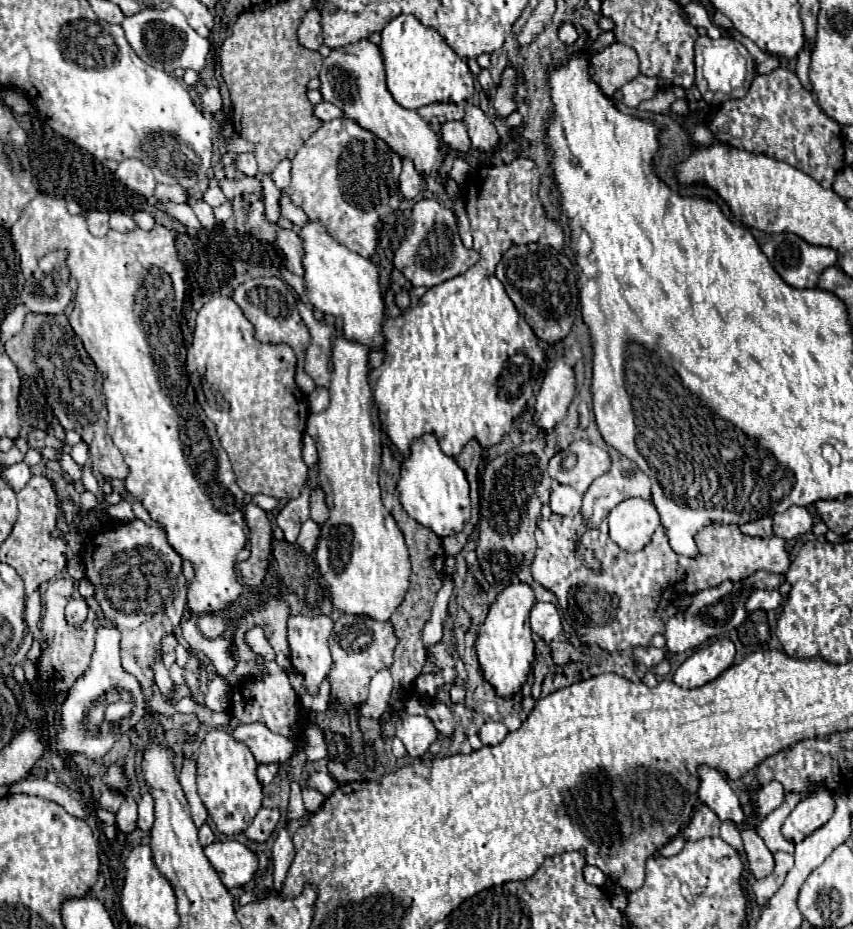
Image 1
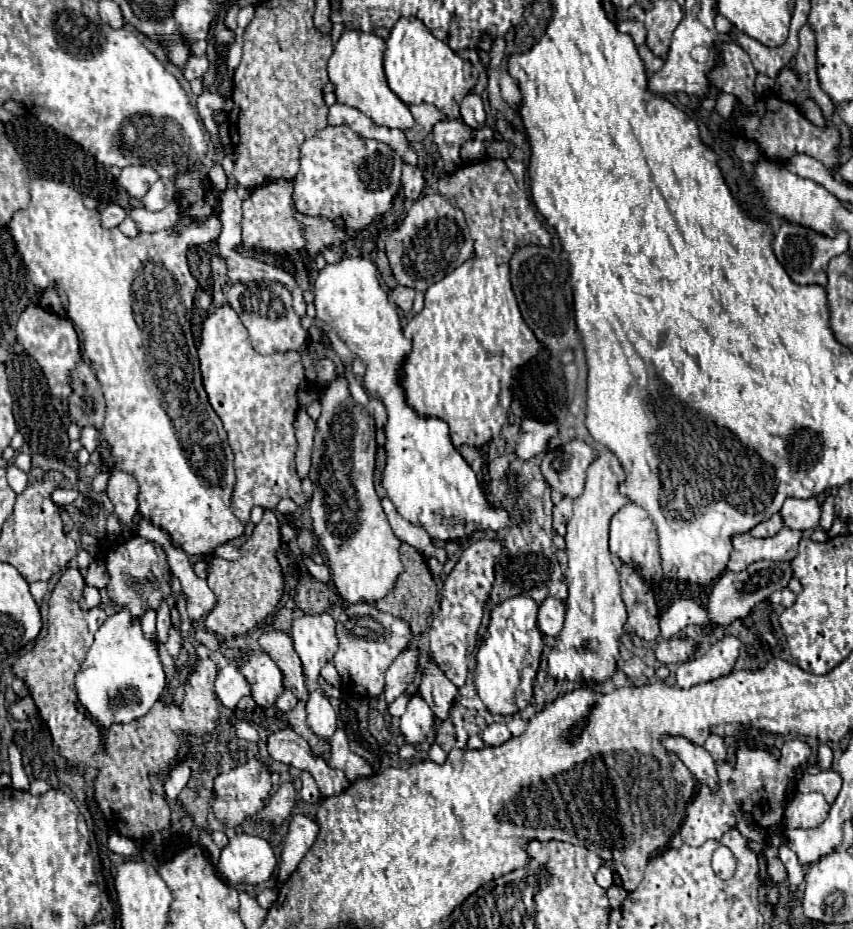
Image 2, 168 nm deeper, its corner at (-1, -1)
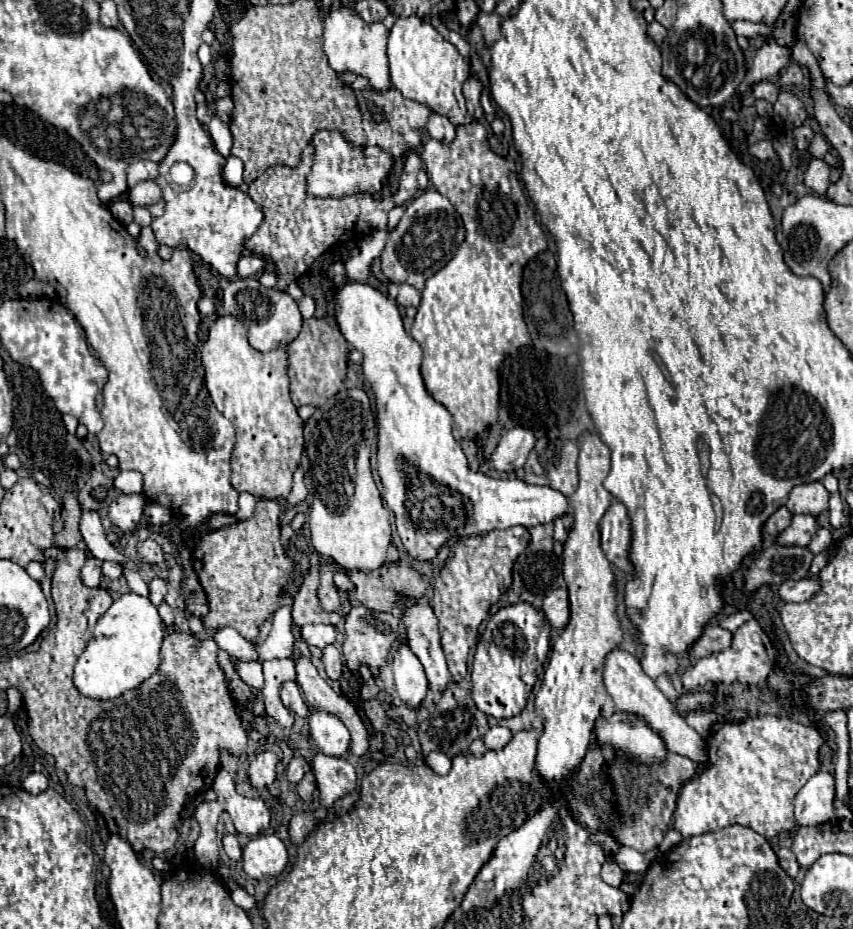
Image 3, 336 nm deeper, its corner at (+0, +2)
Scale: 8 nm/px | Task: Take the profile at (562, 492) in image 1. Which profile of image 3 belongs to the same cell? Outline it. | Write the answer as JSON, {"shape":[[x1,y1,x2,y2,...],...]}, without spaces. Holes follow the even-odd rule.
{"shape":[[569,515,569,517,559,517,557,521,555,521,555,541,559,541,559,543,565,543,565,539,567,539,567,535,569,535,569,529,571,529,571,525,573,525,573,517]]}

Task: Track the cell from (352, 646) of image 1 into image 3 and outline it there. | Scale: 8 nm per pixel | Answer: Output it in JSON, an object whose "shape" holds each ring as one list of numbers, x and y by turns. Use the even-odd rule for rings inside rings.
{"shape":[[363,605,353,607,351,613,347,615,347,621,345,621,343,655,347,657,347,667,353,673,359,671,359,665,383,667,389,649,397,641,397,629,399,629,399,621,391,613,377,613,377,623,375,623,375,613,371,609,367,609]]}

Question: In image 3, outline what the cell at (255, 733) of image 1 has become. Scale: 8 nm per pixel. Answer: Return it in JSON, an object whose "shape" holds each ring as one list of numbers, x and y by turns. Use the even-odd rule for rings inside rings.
{"shape":[[317,753,313,759,313,773,317,779,317,787,321,791,321,805,329,807,343,795,357,789,357,773,355,767,337,757,327,757,323,753]]}

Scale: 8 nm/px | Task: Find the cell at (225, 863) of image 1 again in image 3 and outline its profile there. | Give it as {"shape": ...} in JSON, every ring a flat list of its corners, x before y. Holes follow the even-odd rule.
{"shape":[[275,835,253,837,243,847,243,869,253,879,277,877,285,871,289,853,285,843]]}

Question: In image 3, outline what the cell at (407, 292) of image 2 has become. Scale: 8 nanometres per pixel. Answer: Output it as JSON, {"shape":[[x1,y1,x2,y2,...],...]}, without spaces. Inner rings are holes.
{"shape":[[391,283,389,285,389,297,403,307,417,307,421,301,421,293,407,283,401,283,401,285]]}

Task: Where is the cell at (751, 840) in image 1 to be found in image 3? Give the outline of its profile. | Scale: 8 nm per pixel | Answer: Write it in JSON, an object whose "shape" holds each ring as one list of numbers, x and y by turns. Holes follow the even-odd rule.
{"shape":[[779,849,777,851,777,857,779,857,779,863,781,863,781,867,789,873,789,877,797,877,799,875,799,863,797,863,797,859,795,859,795,855,793,855,793,851,791,849]]}

